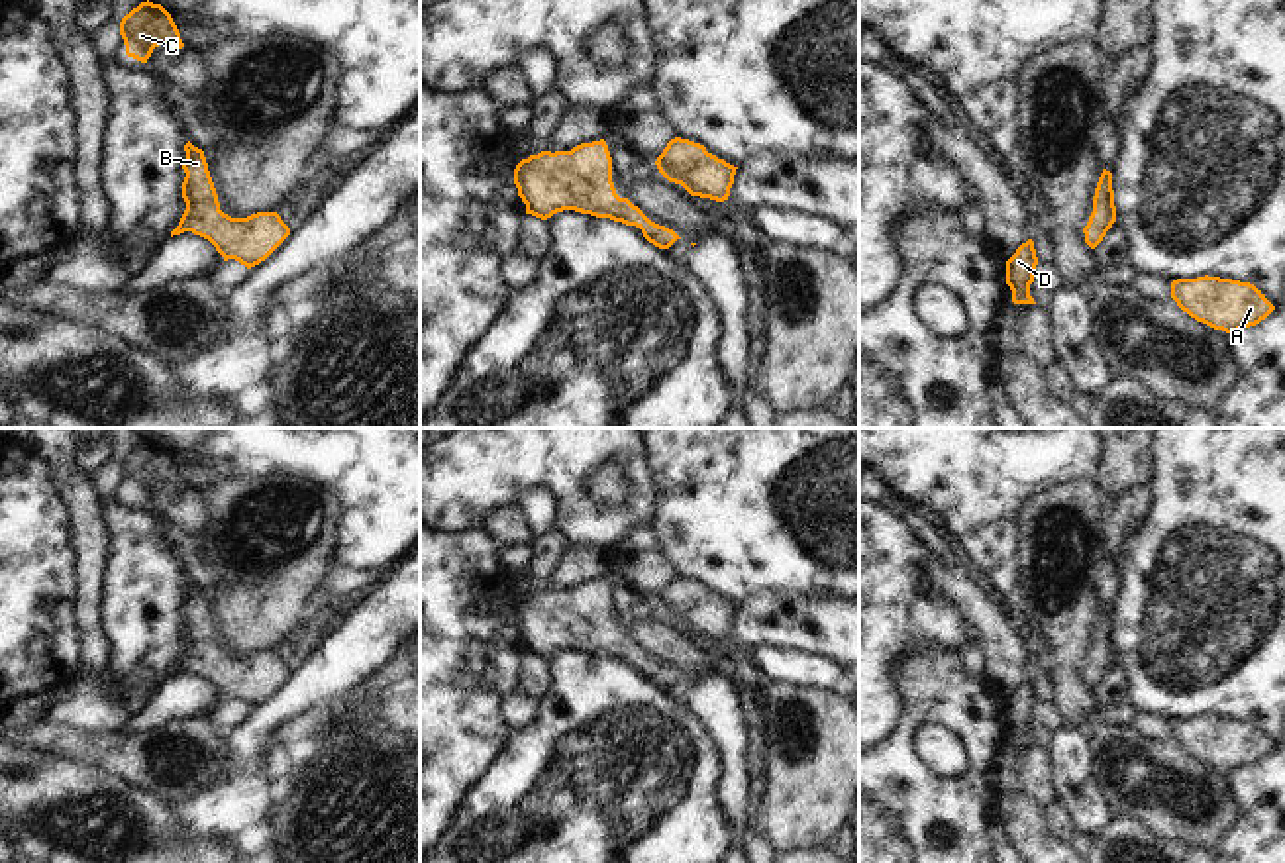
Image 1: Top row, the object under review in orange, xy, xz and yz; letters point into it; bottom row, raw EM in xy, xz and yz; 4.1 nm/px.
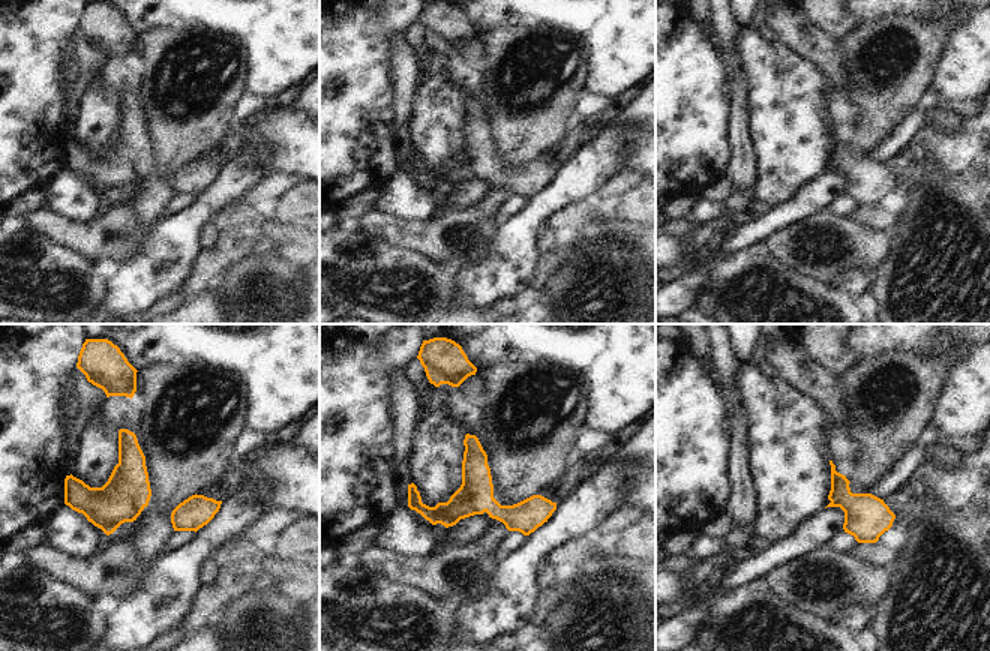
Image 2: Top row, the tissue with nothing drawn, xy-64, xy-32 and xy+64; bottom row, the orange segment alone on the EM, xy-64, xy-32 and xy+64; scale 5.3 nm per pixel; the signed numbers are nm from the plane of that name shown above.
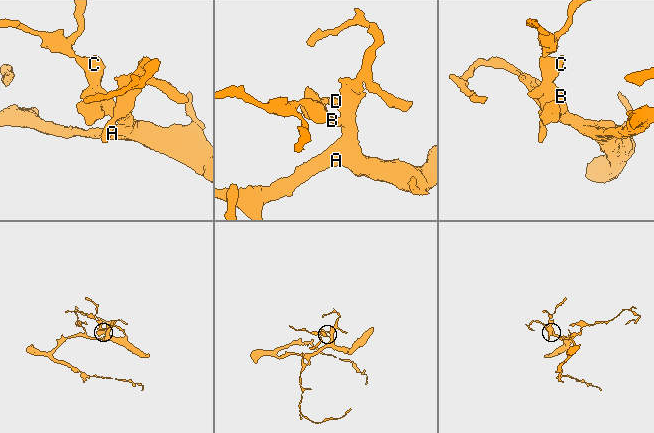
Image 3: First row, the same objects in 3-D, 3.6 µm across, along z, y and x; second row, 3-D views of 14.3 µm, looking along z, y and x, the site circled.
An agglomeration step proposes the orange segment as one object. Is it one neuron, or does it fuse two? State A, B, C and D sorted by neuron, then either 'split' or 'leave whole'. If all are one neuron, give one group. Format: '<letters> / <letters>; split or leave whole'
A B C D; leave whole

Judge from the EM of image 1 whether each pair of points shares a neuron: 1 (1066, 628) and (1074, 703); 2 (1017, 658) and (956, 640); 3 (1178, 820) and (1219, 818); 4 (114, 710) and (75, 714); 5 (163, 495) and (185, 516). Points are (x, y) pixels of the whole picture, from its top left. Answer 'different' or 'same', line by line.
1: same
2: different
3: same
4: same
5: same

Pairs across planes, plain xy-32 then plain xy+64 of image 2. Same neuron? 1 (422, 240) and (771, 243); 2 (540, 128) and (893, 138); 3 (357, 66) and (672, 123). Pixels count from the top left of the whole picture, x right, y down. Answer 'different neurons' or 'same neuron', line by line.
1: same neuron
2: different neurons
3: same neuron

